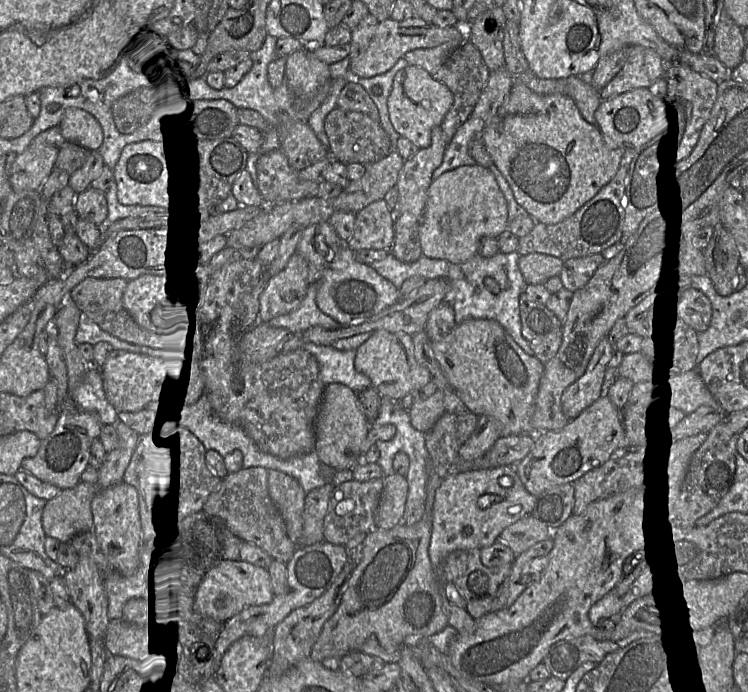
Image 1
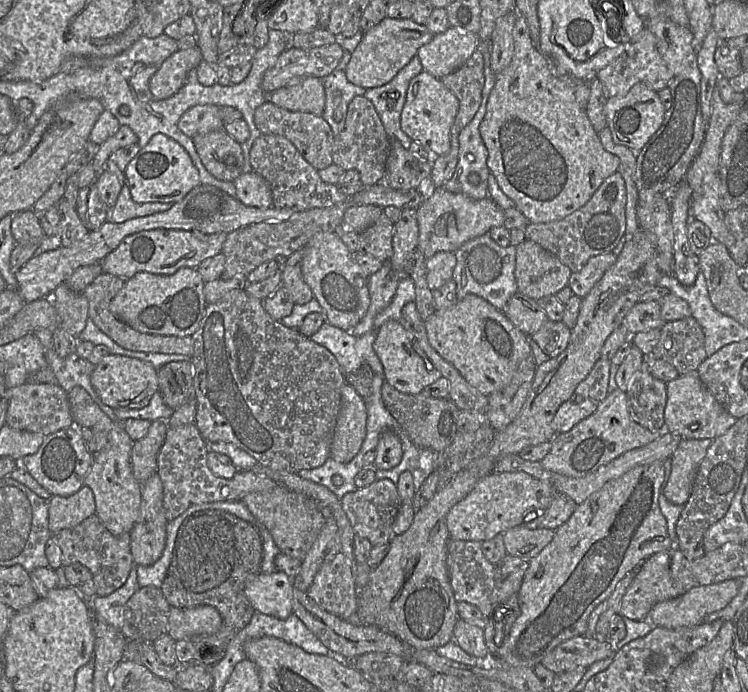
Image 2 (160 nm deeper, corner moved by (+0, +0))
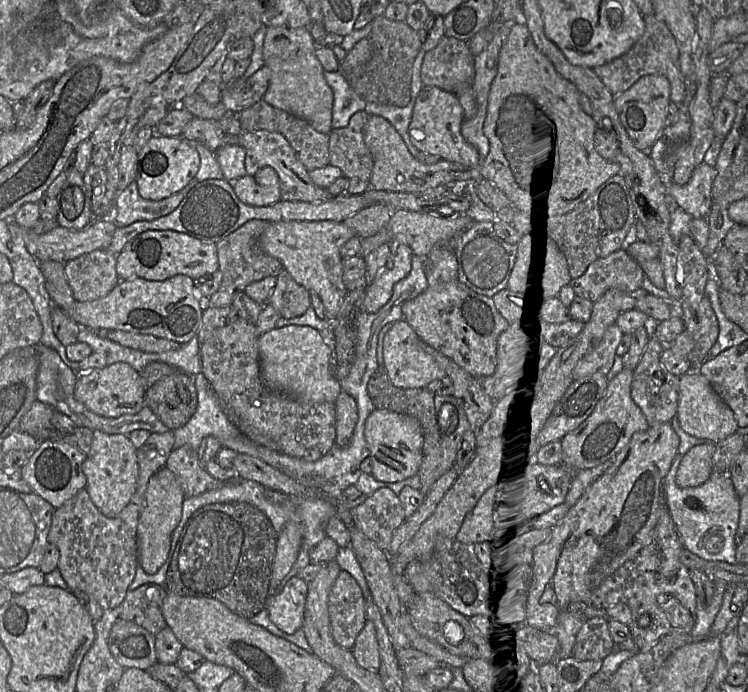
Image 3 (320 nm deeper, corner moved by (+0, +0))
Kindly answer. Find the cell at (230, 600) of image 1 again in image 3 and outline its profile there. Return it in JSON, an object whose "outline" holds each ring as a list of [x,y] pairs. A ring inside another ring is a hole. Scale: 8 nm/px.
{"outline":[[[295,575],[286,582],[280,593],[269,595],[265,608],[278,628],[294,633],[302,627],[307,591],[308,582]]]}

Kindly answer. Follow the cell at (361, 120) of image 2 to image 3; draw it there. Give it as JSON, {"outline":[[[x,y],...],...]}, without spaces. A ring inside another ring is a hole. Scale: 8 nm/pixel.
{"outline":[[[365,110],[358,111],[346,127],[329,133],[329,164],[338,167],[348,179],[369,182],[372,174],[373,159],[362,134],[368,117]]]}

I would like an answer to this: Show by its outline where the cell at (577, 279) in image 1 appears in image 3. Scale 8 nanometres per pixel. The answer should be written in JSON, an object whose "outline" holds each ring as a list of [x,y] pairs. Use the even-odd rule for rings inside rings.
{"outline":[[[620,249],[593,262],[581,277],[571,280],[570,286],[576,297],[595,303],[609,290],[636,293],[644,288],[646,281],[640,264]]]}

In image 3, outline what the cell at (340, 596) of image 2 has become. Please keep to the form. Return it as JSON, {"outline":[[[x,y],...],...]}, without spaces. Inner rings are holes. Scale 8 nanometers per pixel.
{"outline":[[[340,568],[329,592],[328,610],[334,640],[352,649],[366,622],[365,597],[355,578],[344,569]]]}

